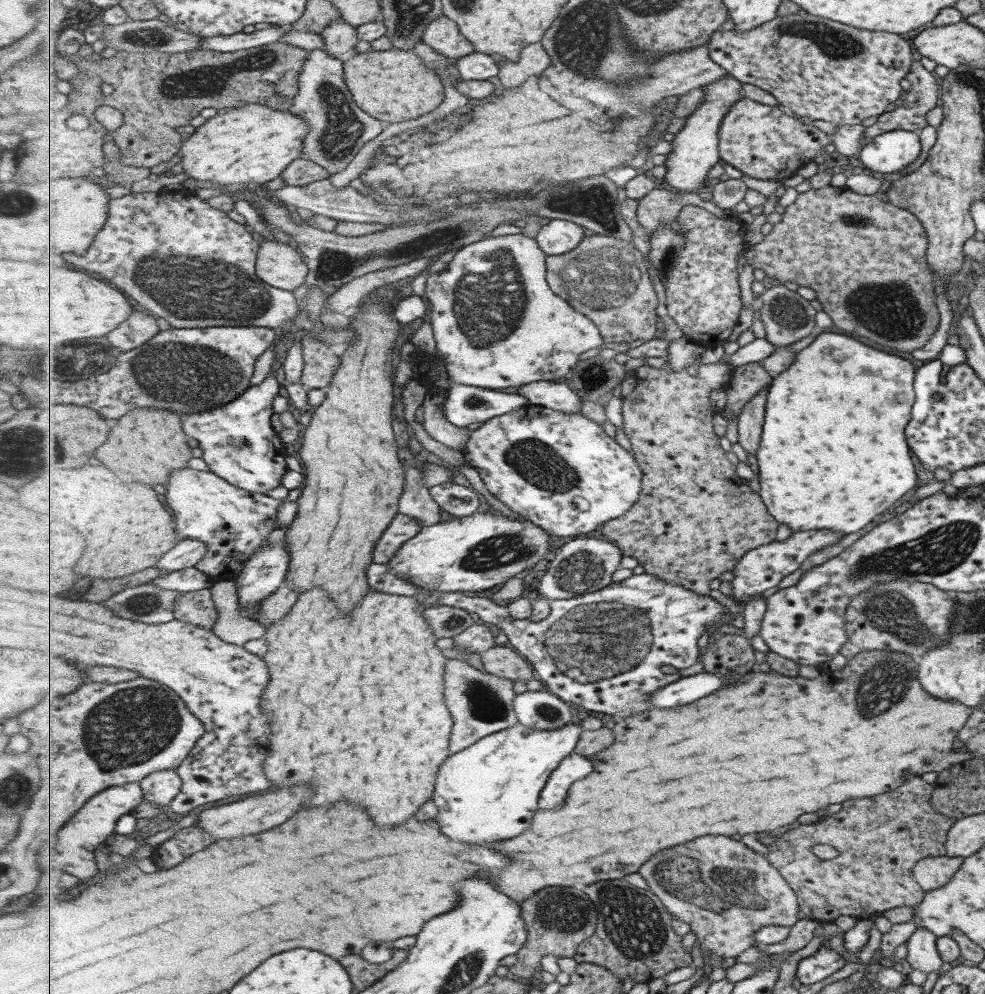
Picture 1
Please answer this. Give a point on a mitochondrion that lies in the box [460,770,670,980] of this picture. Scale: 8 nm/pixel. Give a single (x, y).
(559, 912)

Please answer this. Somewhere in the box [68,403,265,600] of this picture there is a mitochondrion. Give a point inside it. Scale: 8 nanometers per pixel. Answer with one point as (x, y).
(233, 446)

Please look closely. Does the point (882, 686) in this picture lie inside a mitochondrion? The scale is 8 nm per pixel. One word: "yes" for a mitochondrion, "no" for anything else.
yes

